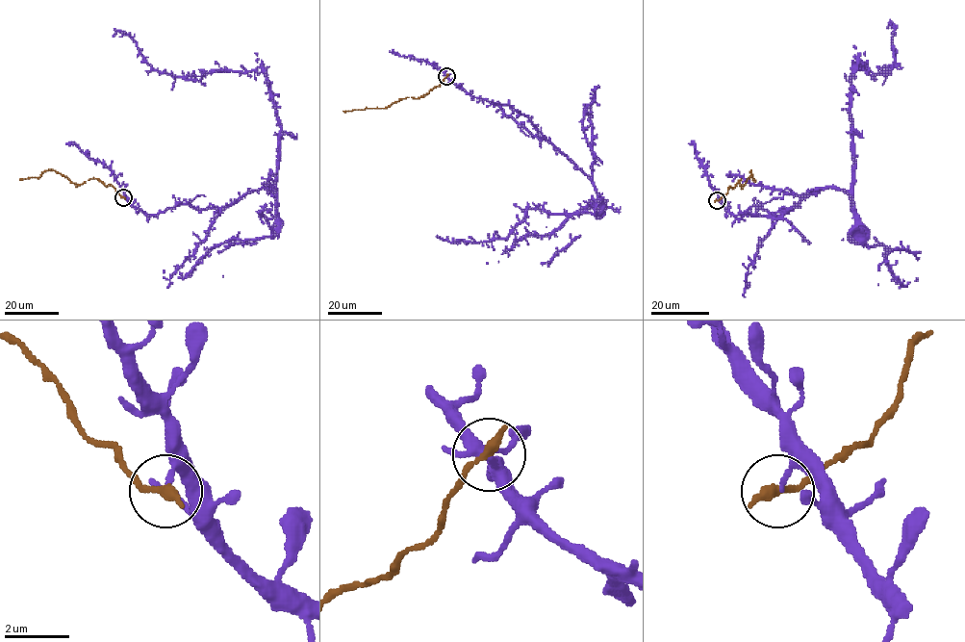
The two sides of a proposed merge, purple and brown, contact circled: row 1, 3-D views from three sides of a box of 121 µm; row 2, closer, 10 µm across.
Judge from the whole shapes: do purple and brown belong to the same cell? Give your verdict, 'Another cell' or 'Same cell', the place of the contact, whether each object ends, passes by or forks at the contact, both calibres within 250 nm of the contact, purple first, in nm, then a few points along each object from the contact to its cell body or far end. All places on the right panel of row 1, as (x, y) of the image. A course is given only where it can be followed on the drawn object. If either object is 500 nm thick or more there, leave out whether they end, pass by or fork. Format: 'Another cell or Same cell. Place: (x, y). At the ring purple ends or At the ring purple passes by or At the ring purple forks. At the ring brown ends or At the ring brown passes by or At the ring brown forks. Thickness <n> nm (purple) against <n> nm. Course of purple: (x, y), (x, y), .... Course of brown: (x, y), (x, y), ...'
Another cell. Place: (717, 200). At the ring purple ends. At the ring brown ends. Thickness 140 nm (purple) against 360 nm. Course of purple: (717, 200), (739, 218), (849, 192), (850, 78), (858, 62), (894, 67), (888, 28). Course of brown: (716, 200), (741, 180), (741, 187), (751, 175), (750, 170), (754, 181)

